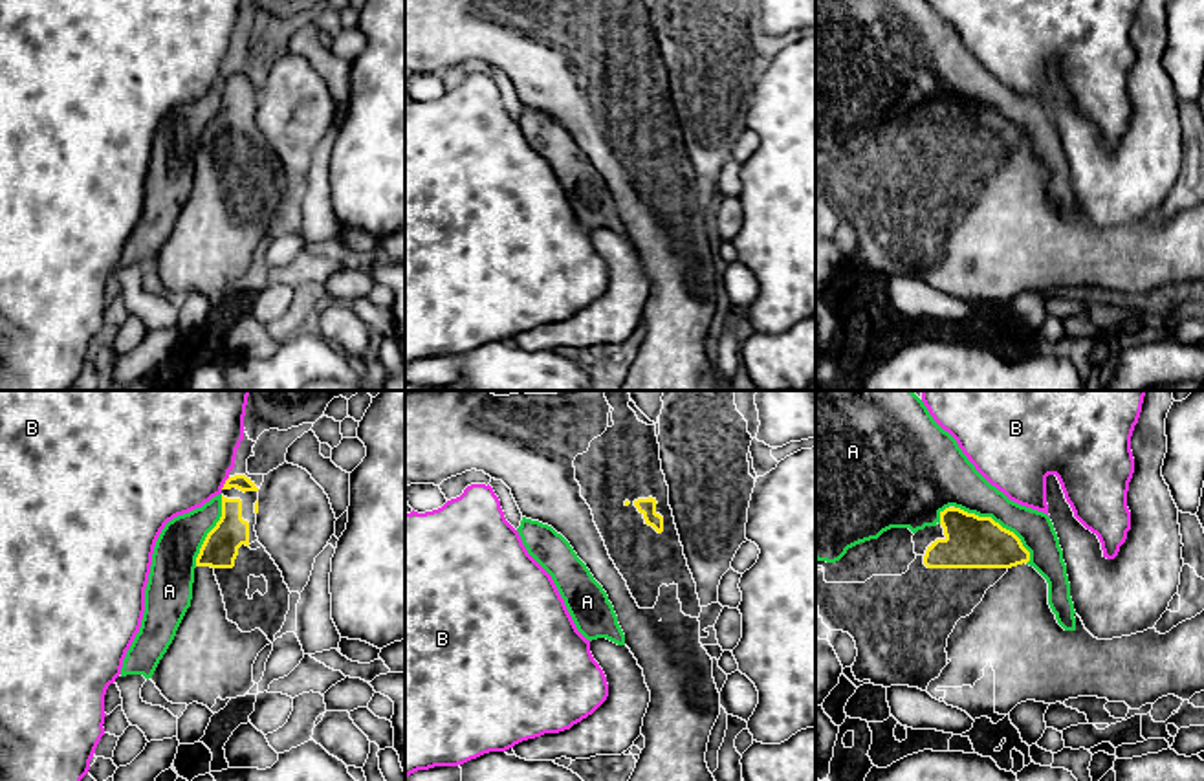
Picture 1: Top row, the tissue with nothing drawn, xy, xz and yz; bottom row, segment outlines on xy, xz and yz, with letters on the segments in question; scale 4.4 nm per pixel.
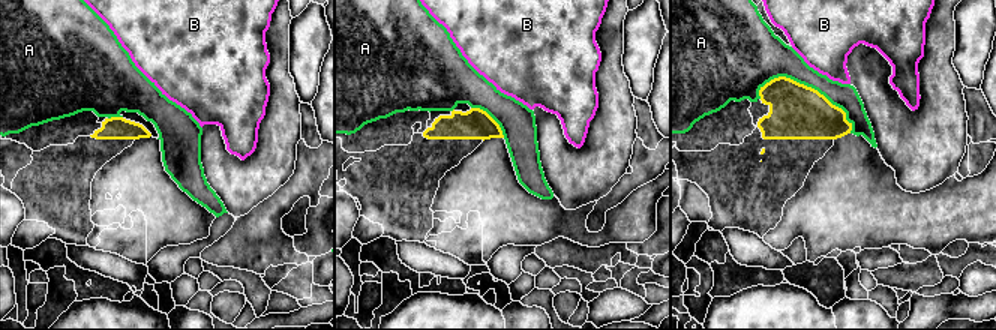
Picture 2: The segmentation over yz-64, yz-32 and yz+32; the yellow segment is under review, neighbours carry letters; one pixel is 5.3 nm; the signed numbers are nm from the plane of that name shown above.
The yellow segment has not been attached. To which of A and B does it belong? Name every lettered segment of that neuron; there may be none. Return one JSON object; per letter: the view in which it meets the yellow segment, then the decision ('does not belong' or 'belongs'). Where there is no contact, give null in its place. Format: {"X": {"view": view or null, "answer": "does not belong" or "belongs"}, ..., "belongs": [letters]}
{"A": {"view": "yz", "answer": "does not belong"}, "B": {"view": "xy", "answer": "does not belong"}, "belongs": []}

